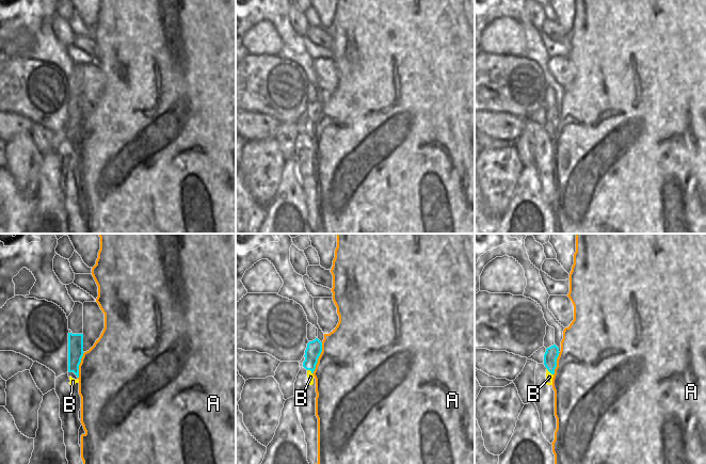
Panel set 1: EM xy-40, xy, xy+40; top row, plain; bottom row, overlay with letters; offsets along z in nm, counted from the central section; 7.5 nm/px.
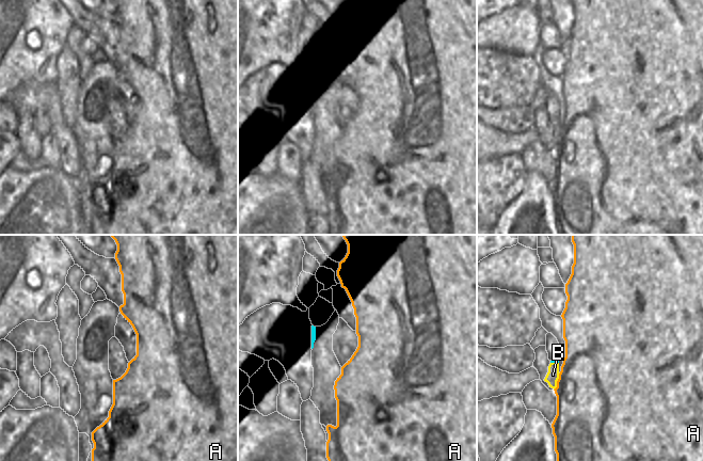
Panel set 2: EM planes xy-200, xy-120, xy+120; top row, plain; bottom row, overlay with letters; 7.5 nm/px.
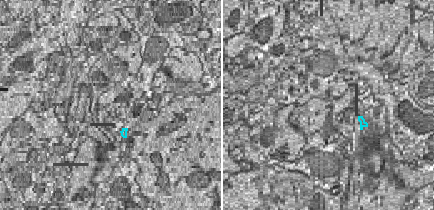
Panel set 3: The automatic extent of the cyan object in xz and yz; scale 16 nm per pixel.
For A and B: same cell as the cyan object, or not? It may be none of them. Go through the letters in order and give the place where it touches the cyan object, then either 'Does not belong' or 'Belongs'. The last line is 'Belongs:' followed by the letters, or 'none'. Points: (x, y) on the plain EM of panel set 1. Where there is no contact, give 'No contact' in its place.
A: Touches cyan at xy (318, 118). Does not belong
B: Touches cyan at xy+40 (549, 132). Belongs
Belongs: B

